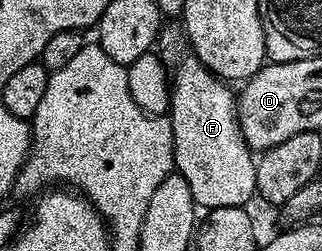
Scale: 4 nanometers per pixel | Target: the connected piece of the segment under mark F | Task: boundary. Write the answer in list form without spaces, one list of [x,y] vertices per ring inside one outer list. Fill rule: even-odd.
[[[165,25],[160,31],[158,51],[170,63],[170,97],[168,100],[167,118],[172,122],[174,132],[174,167],[175,173],[183,176],[193,193],[197,207],[205,211],[231,206],[247,207],[256,192],[256,158],[254,151],[240,131],[240,117],[236,115],[237,95],[227,81],[216,77],[207,70],[192,53],[183,29]]]

